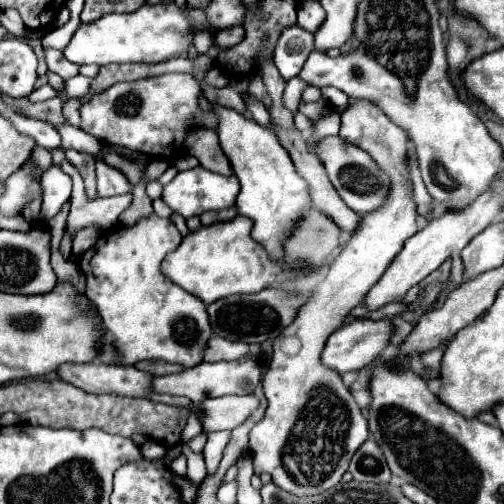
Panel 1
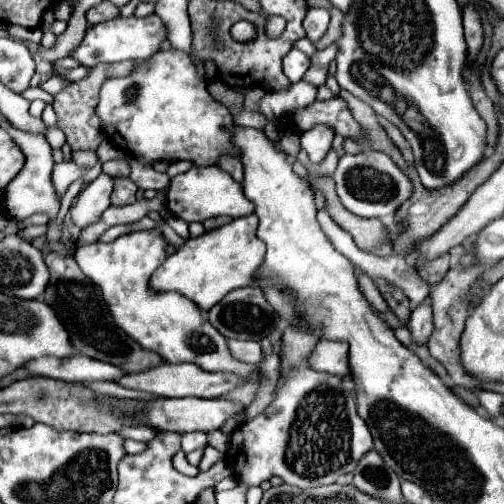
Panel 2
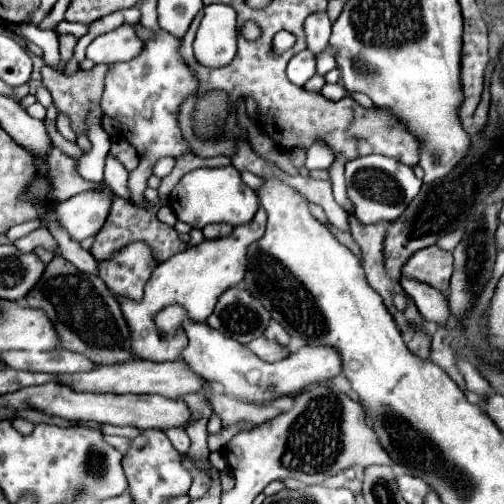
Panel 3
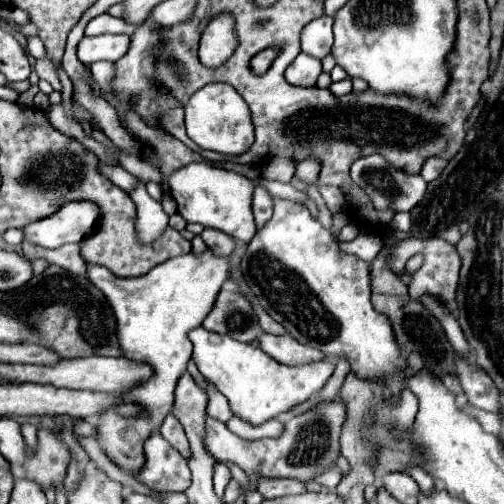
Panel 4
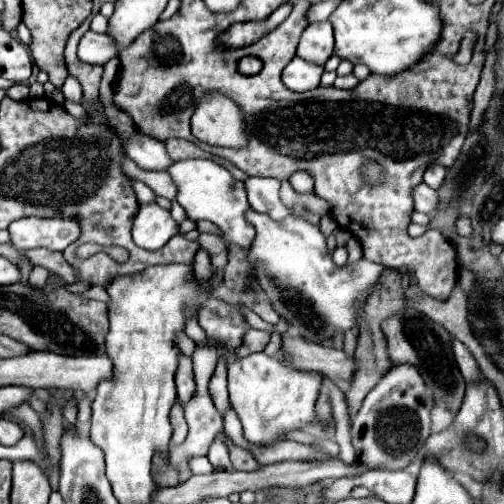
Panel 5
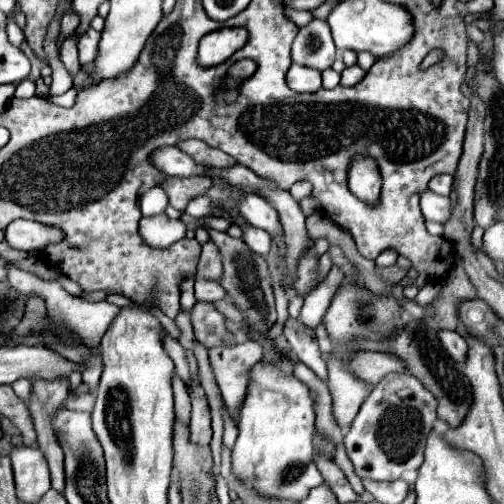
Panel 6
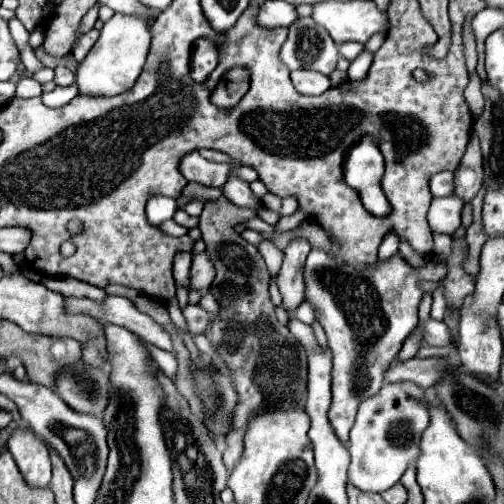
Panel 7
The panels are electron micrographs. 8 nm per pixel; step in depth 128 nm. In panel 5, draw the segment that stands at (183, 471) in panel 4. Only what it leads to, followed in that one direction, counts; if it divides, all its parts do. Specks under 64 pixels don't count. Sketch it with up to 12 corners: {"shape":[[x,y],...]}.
{"shape":[[156,452],[152,476],[160,486],[176,486],[180,472]]}

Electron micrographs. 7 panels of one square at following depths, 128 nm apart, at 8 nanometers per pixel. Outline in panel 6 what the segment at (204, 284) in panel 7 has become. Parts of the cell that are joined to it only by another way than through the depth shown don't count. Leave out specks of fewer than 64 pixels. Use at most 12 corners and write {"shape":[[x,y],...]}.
{"shape":[[212,240],[202,244],[198,278],[220,280],[220,250]]}

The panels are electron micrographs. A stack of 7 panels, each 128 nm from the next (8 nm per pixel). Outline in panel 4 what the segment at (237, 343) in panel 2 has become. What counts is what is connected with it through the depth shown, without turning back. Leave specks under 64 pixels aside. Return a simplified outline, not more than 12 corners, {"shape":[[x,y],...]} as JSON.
{"shape":[[262,334],[258,346],[276,362],[298,366],[326,358],[288,334]]}

